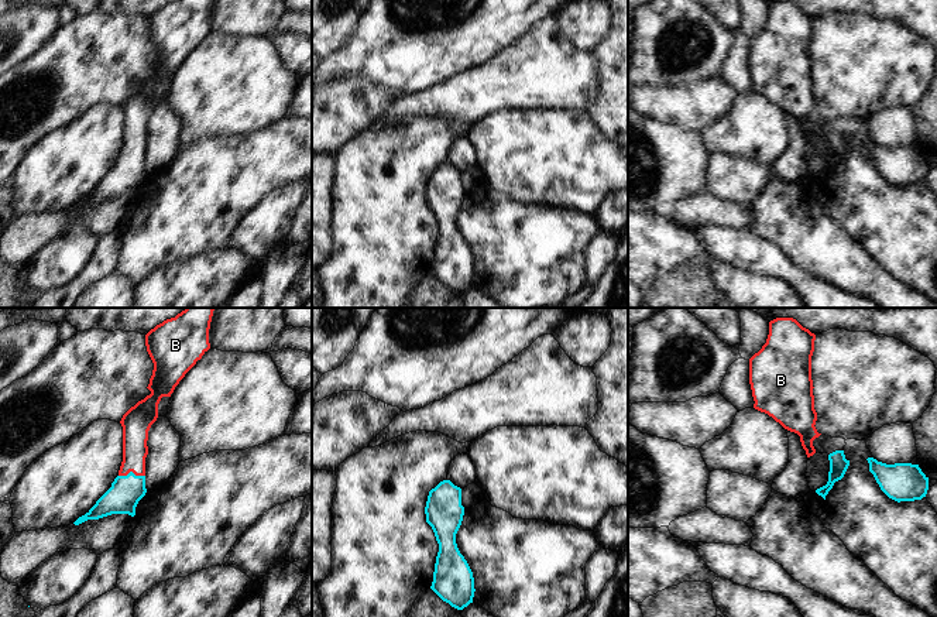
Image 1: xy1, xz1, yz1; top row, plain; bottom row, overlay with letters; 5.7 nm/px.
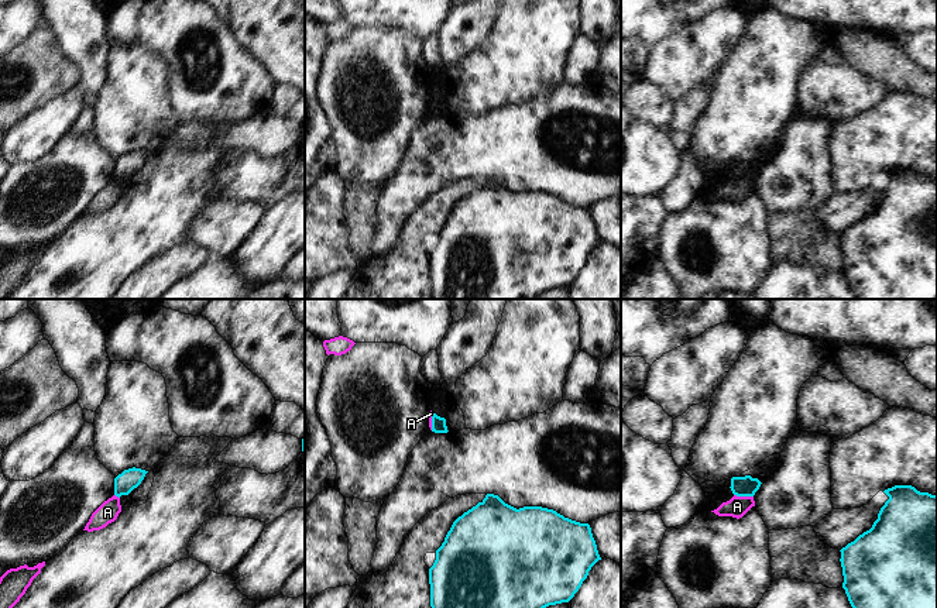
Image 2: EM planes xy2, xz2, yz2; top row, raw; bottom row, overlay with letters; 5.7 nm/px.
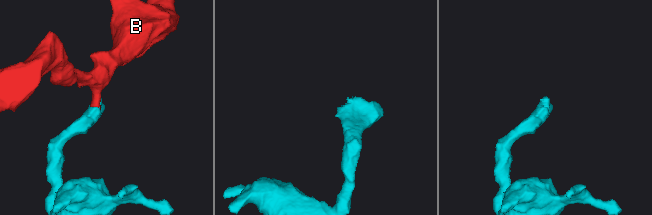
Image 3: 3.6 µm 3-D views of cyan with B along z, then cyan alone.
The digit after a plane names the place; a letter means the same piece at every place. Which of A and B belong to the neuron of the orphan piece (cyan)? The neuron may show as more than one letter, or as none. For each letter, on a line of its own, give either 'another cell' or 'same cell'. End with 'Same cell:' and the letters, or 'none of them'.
A: another cell
B: same cell
Same cell: B

